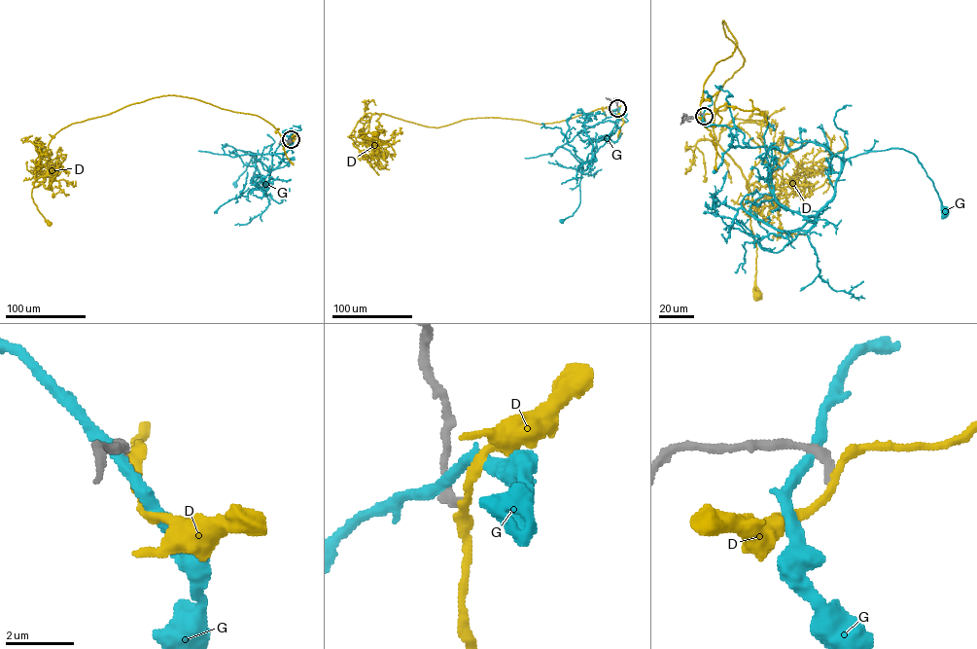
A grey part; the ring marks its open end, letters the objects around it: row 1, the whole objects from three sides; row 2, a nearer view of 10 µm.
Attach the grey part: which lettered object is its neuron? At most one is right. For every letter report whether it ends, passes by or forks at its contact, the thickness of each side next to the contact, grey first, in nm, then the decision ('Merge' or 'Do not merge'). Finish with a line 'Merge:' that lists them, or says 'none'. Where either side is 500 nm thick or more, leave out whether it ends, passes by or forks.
D: It passes by. Thickness 260 nm (grey) against 260 nm. Do not merge
G: It passes by. Thickness 300 nm (grey) against 320 nm. Do not merge
Merge: none

